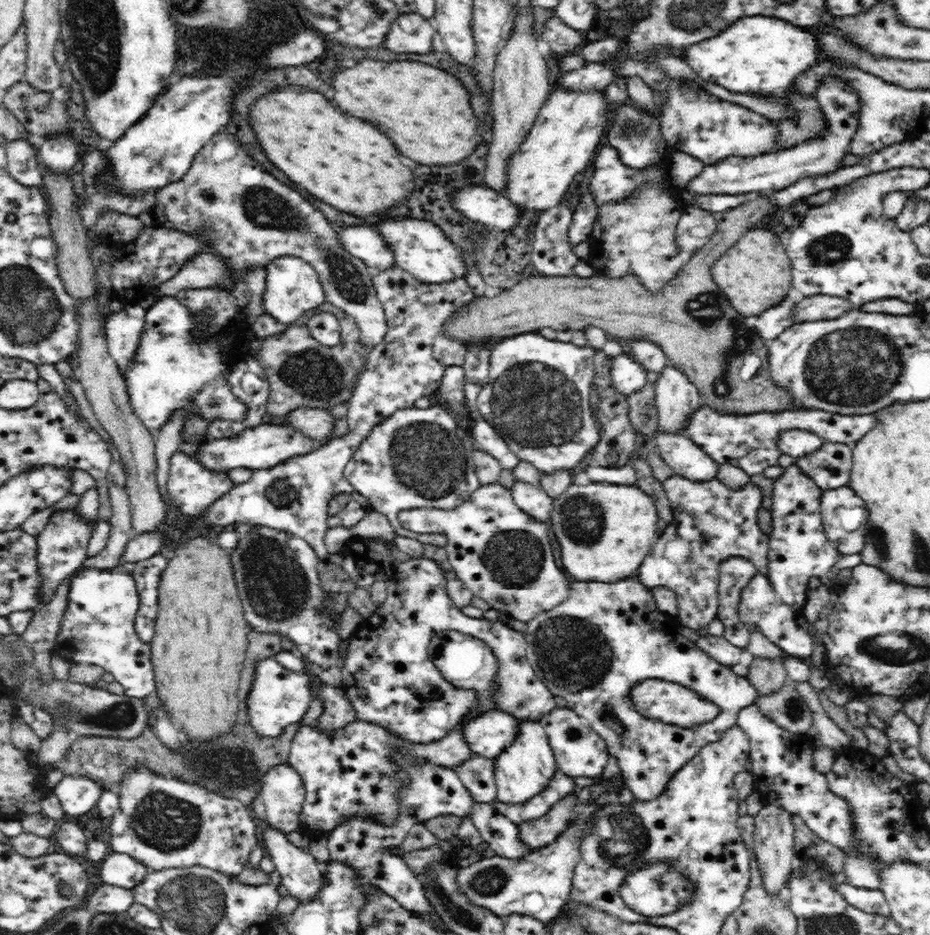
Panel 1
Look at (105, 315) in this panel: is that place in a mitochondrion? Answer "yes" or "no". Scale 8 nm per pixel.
no

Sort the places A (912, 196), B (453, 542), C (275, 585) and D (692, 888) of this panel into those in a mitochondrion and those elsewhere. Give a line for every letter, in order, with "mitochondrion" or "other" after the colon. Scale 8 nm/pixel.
A: other
B: other
C: mitochondrion
D: other

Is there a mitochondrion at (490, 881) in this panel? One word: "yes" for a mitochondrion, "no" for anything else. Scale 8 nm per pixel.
yes

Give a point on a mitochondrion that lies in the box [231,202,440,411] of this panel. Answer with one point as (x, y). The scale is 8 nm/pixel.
(311, 372)

